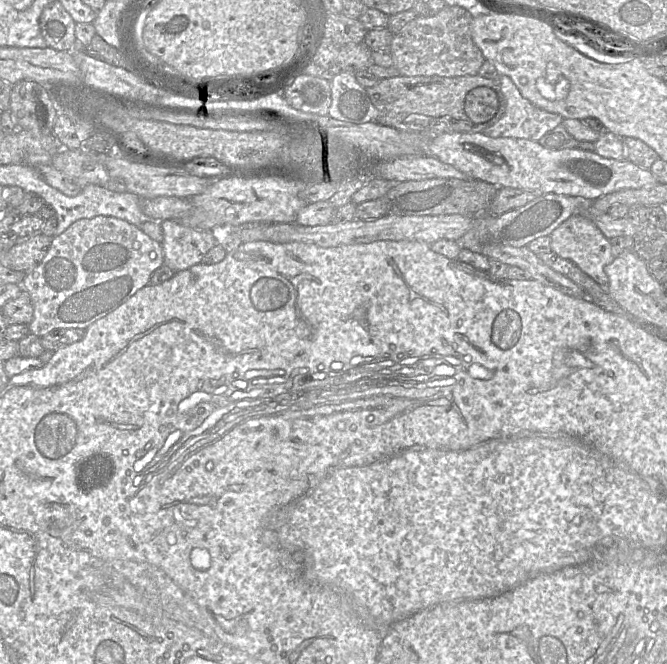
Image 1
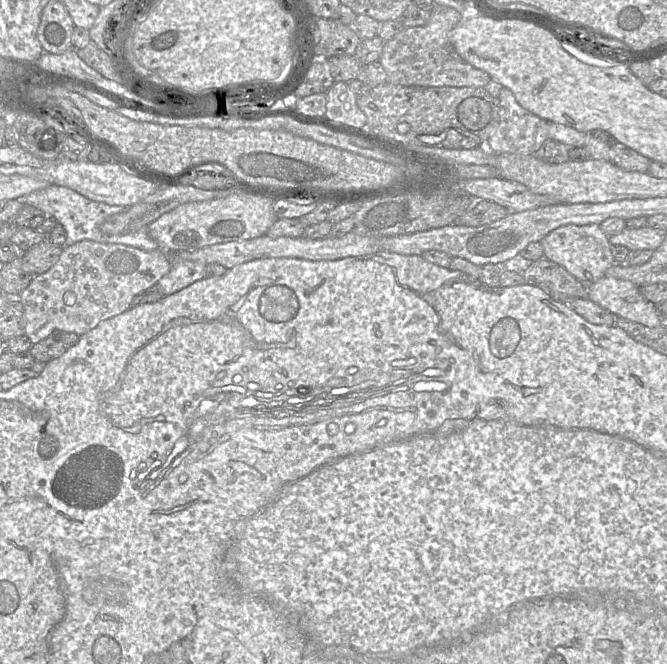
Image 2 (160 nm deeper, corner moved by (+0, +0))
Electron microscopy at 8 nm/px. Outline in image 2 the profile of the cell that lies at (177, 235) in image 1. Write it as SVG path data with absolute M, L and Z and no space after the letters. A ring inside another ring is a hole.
M174 260L170 271L157 282L157 285L163 296L169 296L204 278L206 278L205 264Z

